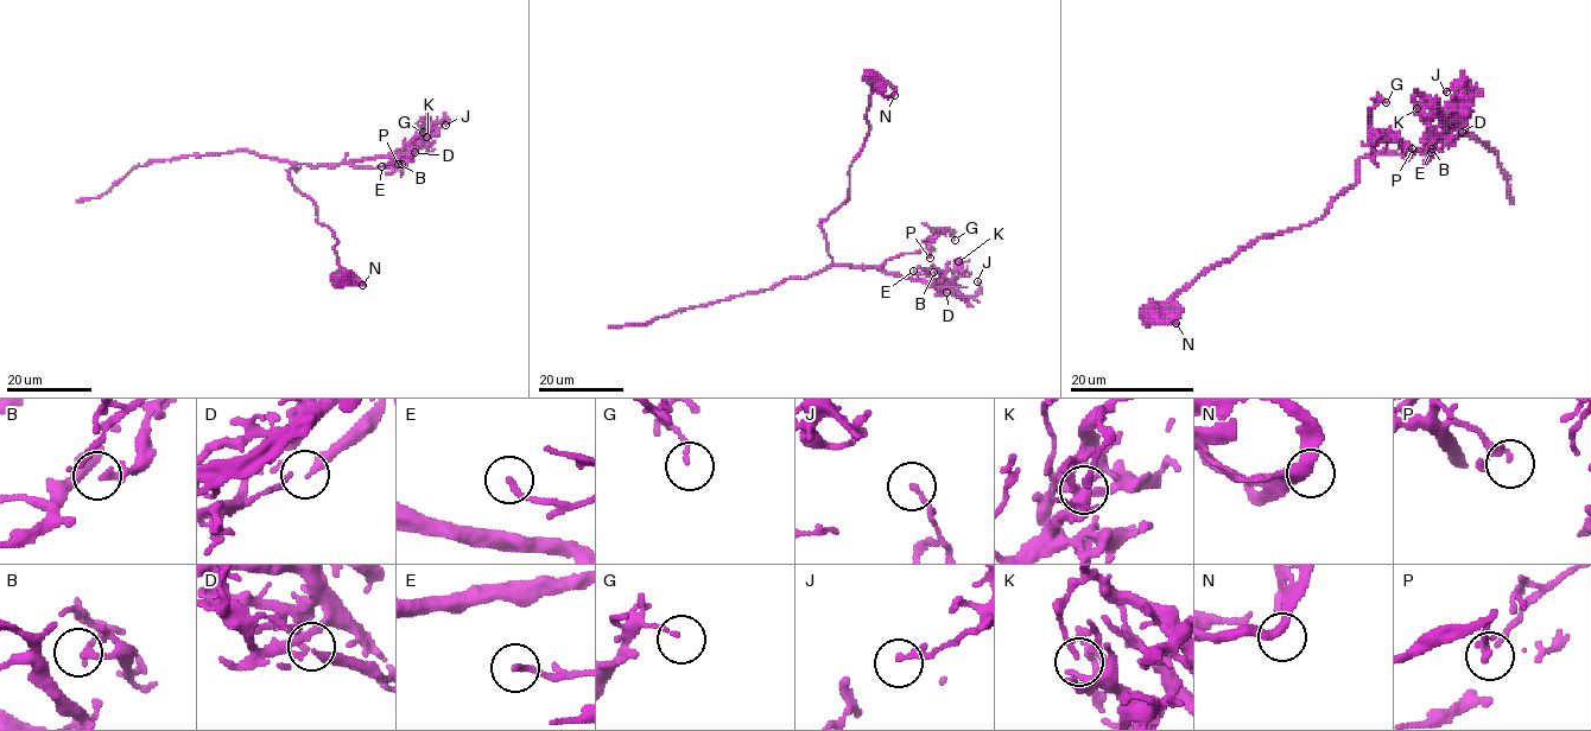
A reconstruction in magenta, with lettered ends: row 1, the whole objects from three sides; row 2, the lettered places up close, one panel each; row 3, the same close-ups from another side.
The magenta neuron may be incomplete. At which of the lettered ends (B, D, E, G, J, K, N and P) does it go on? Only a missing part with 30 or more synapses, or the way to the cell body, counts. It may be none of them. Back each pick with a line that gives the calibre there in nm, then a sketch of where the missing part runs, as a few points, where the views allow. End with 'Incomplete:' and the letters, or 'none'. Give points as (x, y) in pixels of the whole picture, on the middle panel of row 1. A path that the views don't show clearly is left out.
Incomplete: none

